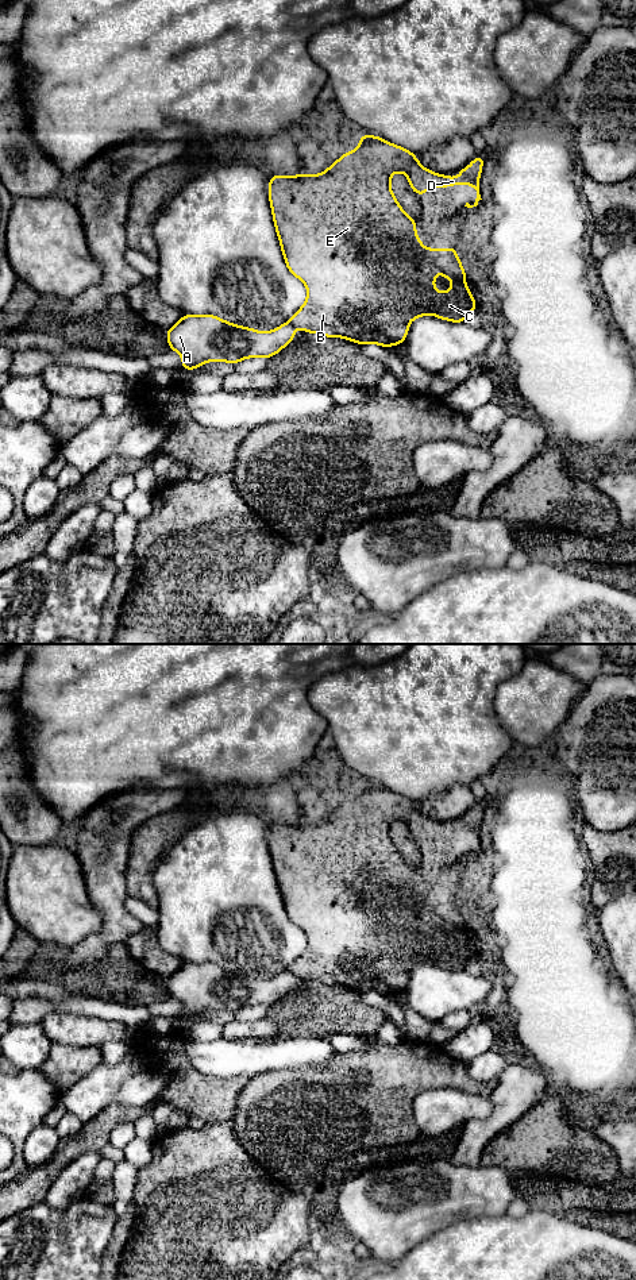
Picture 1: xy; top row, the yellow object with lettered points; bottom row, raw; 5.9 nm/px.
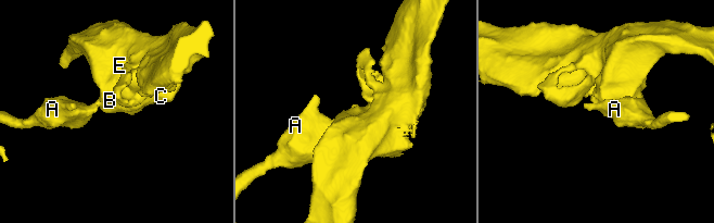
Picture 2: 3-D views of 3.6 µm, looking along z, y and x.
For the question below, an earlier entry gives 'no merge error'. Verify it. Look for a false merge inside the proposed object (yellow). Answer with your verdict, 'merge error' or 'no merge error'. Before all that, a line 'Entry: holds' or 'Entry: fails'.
Entry: fails
merge error

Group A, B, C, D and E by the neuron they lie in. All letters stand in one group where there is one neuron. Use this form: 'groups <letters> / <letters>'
groups A / B C D E

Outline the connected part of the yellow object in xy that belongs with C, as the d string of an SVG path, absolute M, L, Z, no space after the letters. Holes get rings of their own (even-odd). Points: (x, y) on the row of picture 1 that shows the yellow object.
M362 135L356 150L343 154L316 177L302 173L294 177L270 176L269 201L282 255L288 270L301 279L308 290L304 305L288 323L309 334L344 338L356 344L374 343L382 347L405 342L410 321L423 315L465 323L465 319L475 311L477 304L466 286L466 273L456 257L456 246L454 248L425 248L421 244L416 234L416 219L402 211L390 189L390 177L397 171L404 173L416 196L425 194L431 185L439 189L470 184L477 190L477 198L473 205L466 203L465 207L473 208L482 200L478 178L482 177L483 165L485 159L477 157L469 167L460 169L458 177L447 177L423 167L417 157L406 149L374 135ZM436 273L450 279L454 286L447 292L436 292Z

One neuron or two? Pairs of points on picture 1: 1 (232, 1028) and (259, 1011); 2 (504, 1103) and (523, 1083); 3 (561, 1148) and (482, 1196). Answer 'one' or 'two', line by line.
1: two
2: one
3: two

